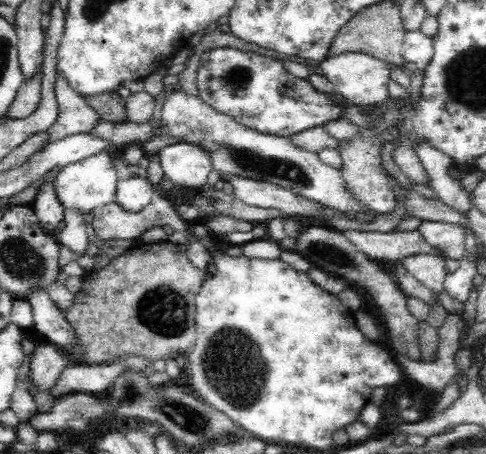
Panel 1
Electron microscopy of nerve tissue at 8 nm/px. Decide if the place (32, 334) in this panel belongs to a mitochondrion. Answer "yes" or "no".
no

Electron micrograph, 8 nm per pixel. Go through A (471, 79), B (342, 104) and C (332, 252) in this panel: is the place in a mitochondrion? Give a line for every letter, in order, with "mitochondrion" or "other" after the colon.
A: mitochondrion
B: other
C: mitochondrion

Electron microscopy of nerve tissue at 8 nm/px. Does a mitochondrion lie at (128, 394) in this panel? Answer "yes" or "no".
yes

